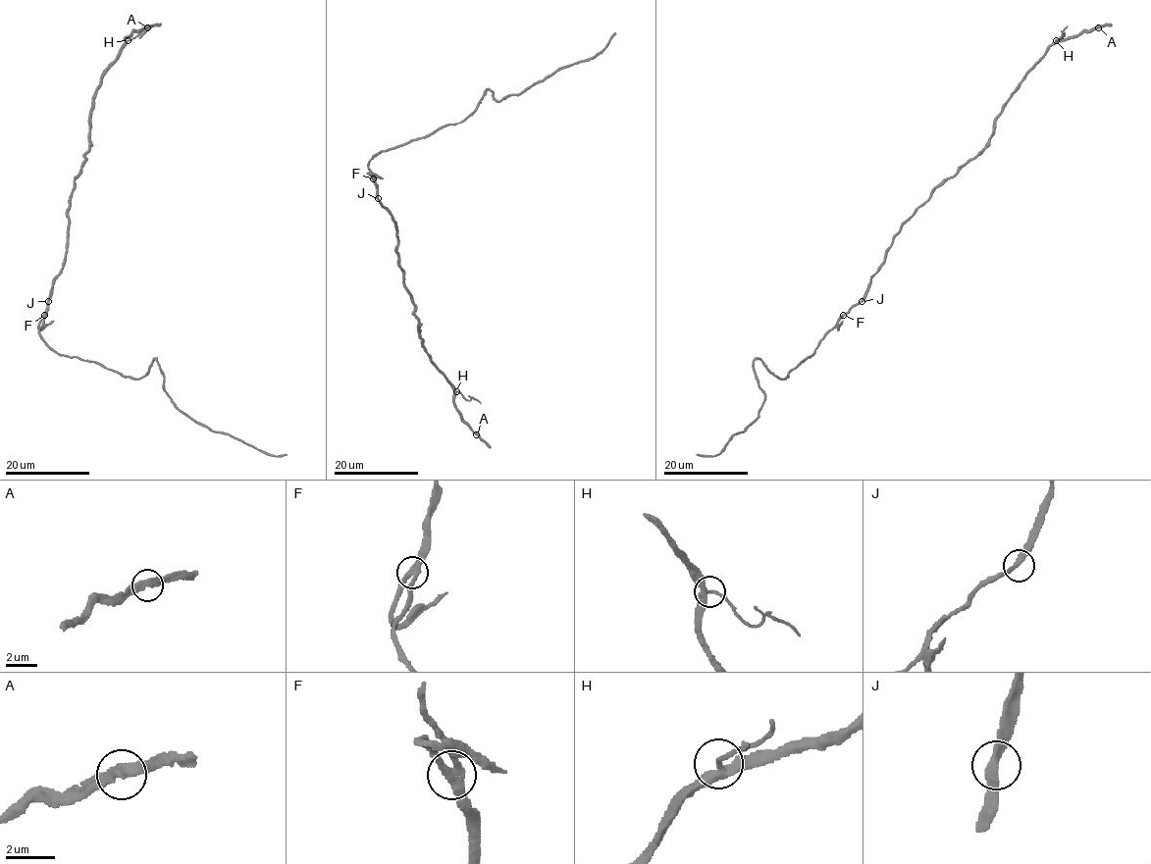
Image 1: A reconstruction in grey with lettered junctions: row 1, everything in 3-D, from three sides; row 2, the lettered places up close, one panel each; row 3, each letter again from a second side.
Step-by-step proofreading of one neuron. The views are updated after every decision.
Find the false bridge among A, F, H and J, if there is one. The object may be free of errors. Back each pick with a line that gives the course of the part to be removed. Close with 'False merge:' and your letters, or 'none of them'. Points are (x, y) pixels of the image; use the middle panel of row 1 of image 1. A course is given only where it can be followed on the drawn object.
False merge: none of them

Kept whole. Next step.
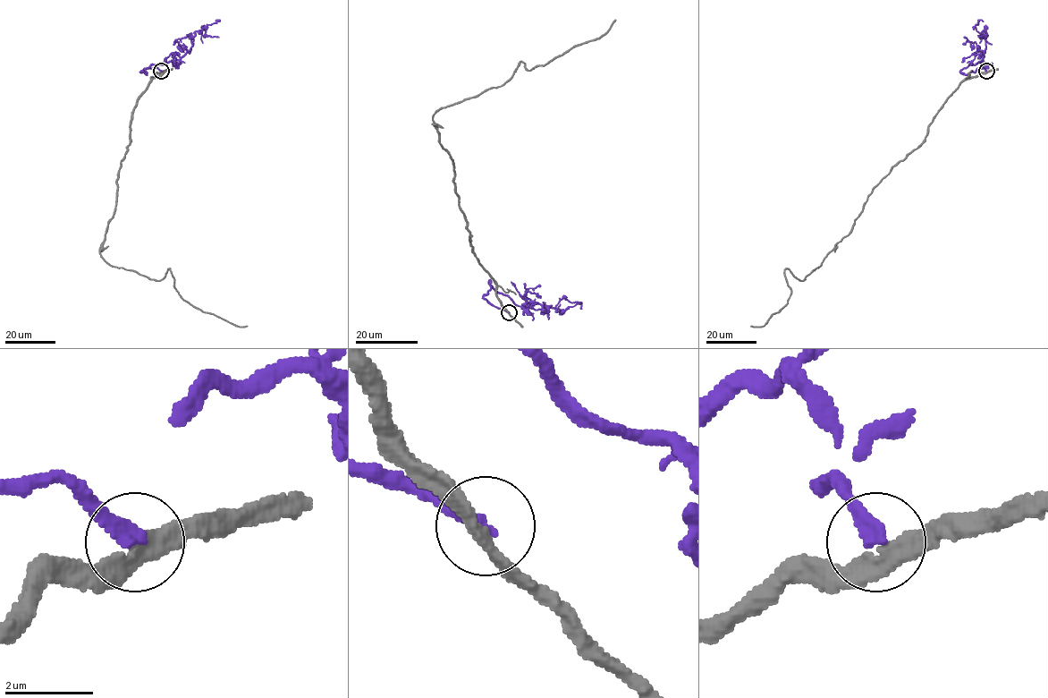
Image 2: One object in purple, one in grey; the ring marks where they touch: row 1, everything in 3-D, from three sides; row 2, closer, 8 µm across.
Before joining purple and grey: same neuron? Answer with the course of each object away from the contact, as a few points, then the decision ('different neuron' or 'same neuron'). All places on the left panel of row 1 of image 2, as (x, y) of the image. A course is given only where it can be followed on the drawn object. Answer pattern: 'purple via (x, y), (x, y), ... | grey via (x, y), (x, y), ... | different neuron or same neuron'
purple via (161, 72), (150, 67), (140, 72), (146, 74), (150, 65), (180, 59), (192, 46), (196, 31), (219, 21) | grey via (161, 72), (132, 114), (115, 210), (99, 254), (112, 266), (156, 280), (169, 268), (183, 299), (247, 326) | different neuron

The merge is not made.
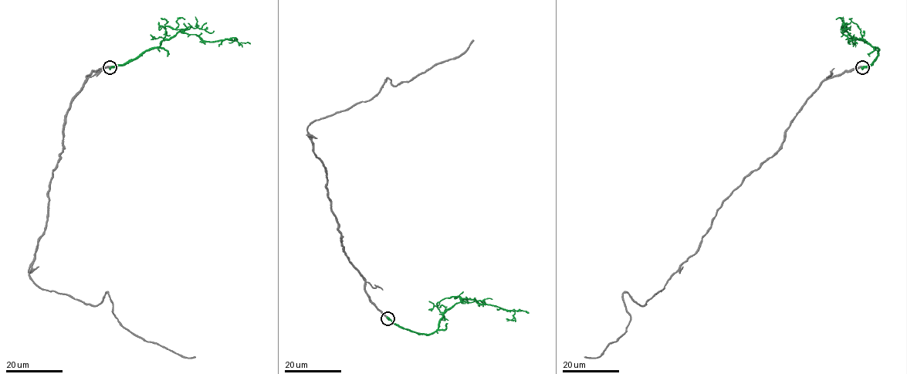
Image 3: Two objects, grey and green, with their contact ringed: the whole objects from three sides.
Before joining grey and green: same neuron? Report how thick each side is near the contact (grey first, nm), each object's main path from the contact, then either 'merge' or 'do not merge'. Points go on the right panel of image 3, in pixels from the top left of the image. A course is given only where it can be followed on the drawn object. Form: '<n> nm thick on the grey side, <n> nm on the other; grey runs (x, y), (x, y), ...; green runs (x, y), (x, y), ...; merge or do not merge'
480 nm thick on the grey side, 550 nm on the other; grey runs (862, 67), (825, 79), (699, 249), (644, 305), (624, 292), (627, 331), (584, 357); green runs (862, 67), (876, 59), (878, 49), (854, 39), (847, 32), (842, 33), (849, 42), (854, 37), (857, 44); merge

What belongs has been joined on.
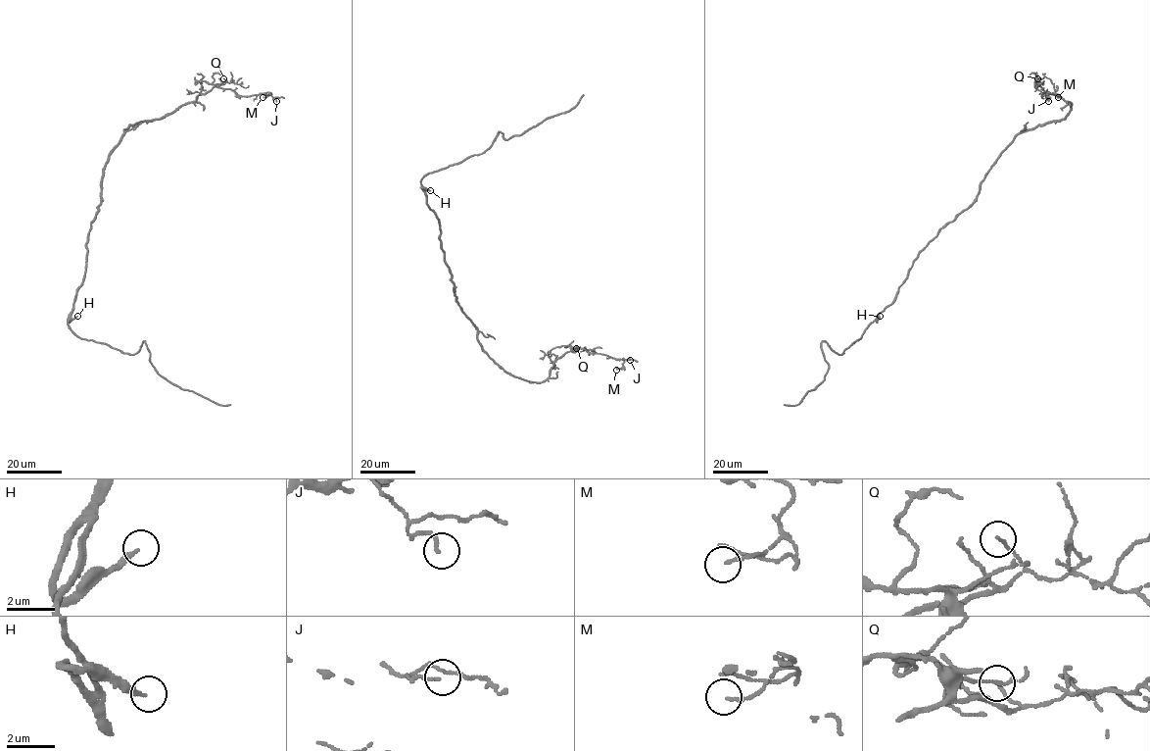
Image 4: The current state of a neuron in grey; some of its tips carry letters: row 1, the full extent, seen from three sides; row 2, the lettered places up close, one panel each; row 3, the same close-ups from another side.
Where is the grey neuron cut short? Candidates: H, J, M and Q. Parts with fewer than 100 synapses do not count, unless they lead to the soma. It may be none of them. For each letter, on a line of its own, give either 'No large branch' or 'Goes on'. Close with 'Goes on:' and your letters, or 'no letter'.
H: Goes on
J: No large branch
M: No large branch
Q: No large branch
Goes on: H

